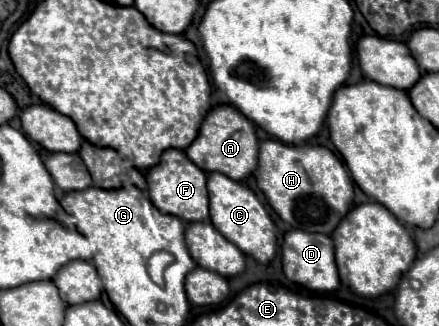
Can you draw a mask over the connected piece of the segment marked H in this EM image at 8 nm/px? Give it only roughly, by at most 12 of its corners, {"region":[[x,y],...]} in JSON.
{"region":[[260,144],[258,188],[294,230],[332,234],[352,208],[324,146]]}

